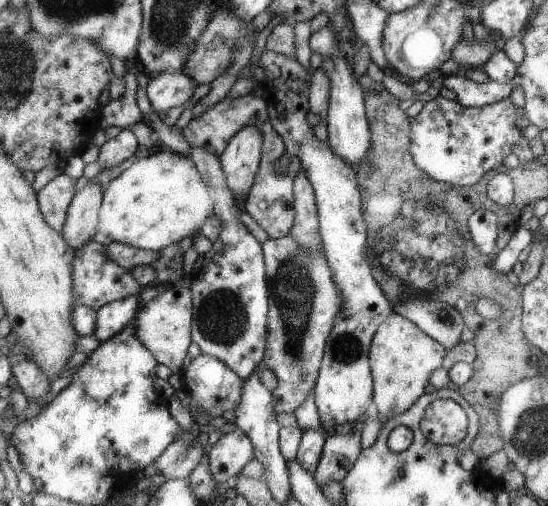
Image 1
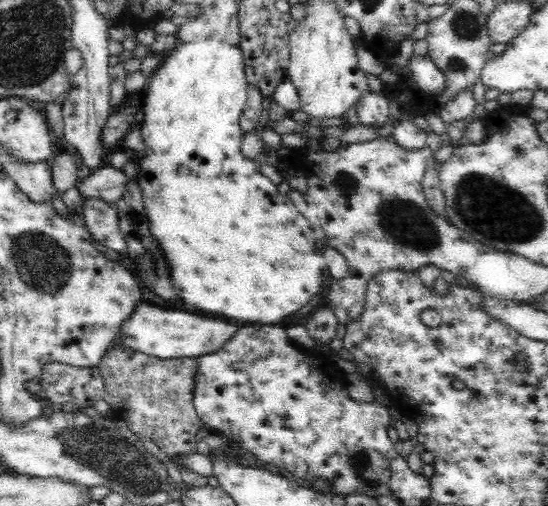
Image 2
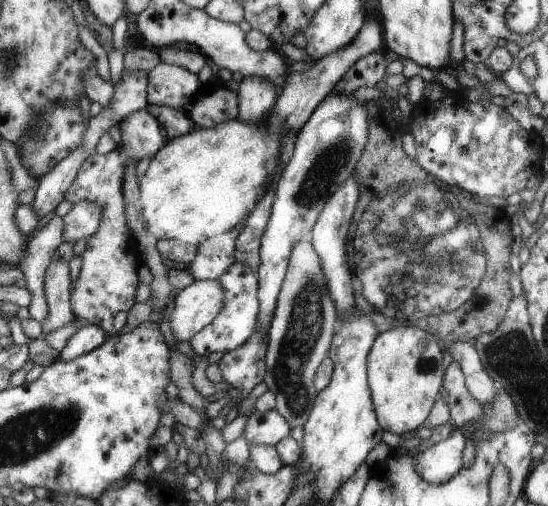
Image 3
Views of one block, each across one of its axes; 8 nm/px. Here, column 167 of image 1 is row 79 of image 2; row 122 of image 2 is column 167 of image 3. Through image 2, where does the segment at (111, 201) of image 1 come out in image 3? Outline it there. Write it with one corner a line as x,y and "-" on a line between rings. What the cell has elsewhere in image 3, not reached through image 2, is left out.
239,116
231,121
223,122
222,125
216,125
214,128
204,128
195,126
190,132
183,134
179,137
169,139
165,143
162,149
156,153
152,160
149,162
146,174
138,177
138,188
141,198
141,211
149,224
150,232
156,235
158,240
160,239
176,239
183,243
188,243
199,247
204,241
207,241
210,237
216,235
223,235
228,231
239,225
244,221
244,218
248,218
249,214
253,212
258,204
258,201
264,196
264,186
268,184
268,178
271,177
271,165
272,159
275,157
276,150
275,144
269,139
268,126
266,126
266,120
259,121
258,123
247,123
240,120

